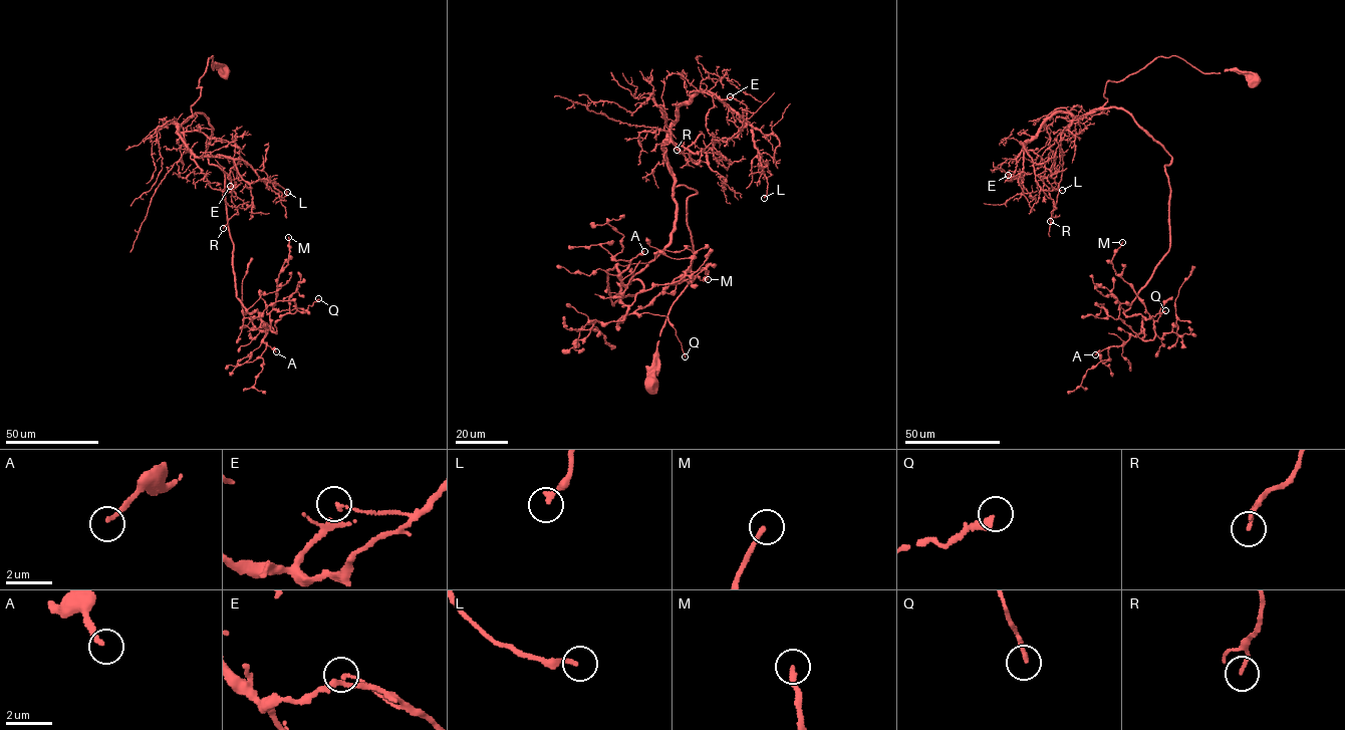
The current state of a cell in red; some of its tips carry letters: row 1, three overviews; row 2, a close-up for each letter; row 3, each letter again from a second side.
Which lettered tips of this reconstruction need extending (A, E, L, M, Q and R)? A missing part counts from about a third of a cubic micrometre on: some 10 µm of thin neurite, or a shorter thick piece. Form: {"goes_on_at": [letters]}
{"goes_on_at": ["A", "M", "Q"]}

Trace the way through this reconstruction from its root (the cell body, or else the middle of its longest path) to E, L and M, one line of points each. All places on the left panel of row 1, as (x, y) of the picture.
E: (224, 71), (208, 58), (192, 114), (175, 126), (211, 188), (230, 186)
L: (224, 71), (208, 58), (179, 135), (196, 157), (241, 159), (287, 192)
M: (224, 71), (208, 58), (191, 109), (208, 118), (206, 155), (224, 173), (236, 296), (276, 333), (288, 237)

